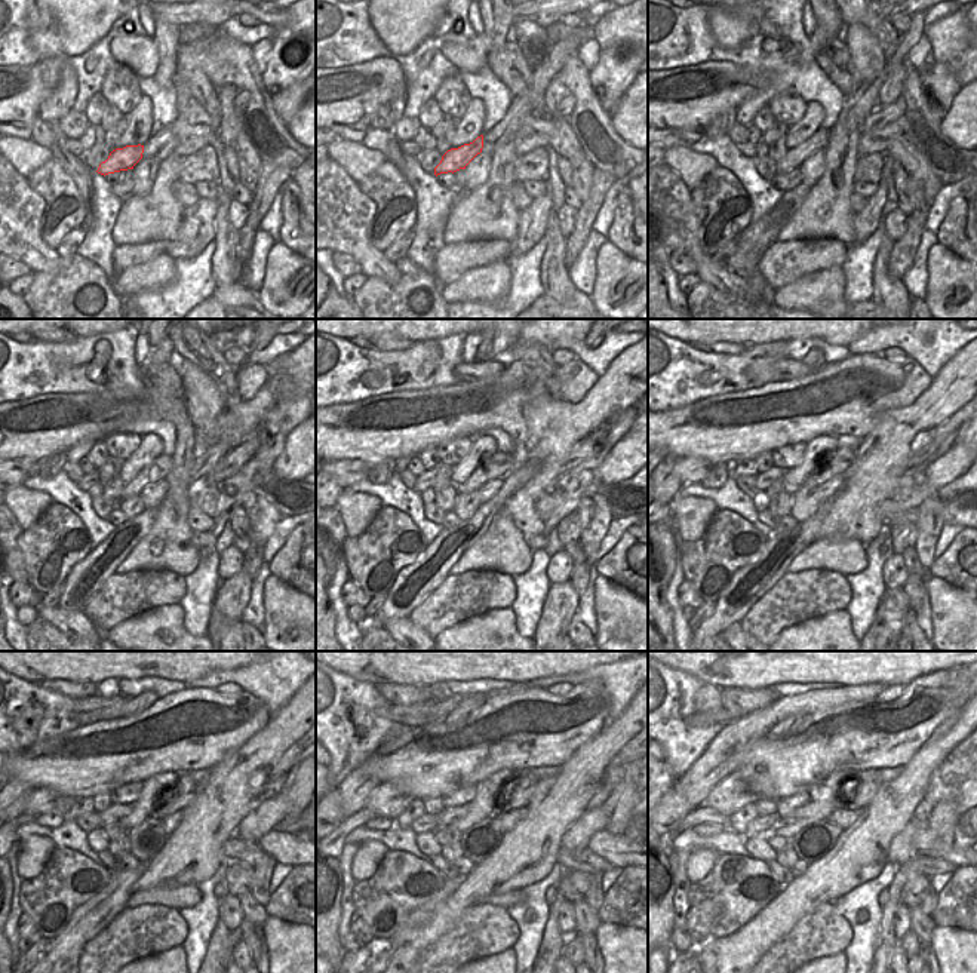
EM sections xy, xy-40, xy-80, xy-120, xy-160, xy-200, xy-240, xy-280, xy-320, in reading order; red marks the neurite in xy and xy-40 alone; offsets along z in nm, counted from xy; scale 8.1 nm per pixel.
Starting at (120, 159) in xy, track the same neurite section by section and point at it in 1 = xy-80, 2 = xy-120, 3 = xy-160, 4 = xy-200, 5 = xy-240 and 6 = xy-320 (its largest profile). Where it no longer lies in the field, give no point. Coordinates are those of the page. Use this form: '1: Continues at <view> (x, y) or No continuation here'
1: Continues at xy-80 (819, 140)
2: Continues at xy-120 (160, 466)
3: Continues at xy-160 (500, 464)
4: Continues at xy-200 (832, 464)
5: Continues at xy-240 (168, 800)
6: Continues at xy-320 (868, 782).

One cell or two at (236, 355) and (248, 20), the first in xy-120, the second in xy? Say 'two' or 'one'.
one

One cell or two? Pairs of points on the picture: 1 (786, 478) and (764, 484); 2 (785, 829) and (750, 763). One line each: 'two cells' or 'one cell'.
1: one cell
2: two cells

